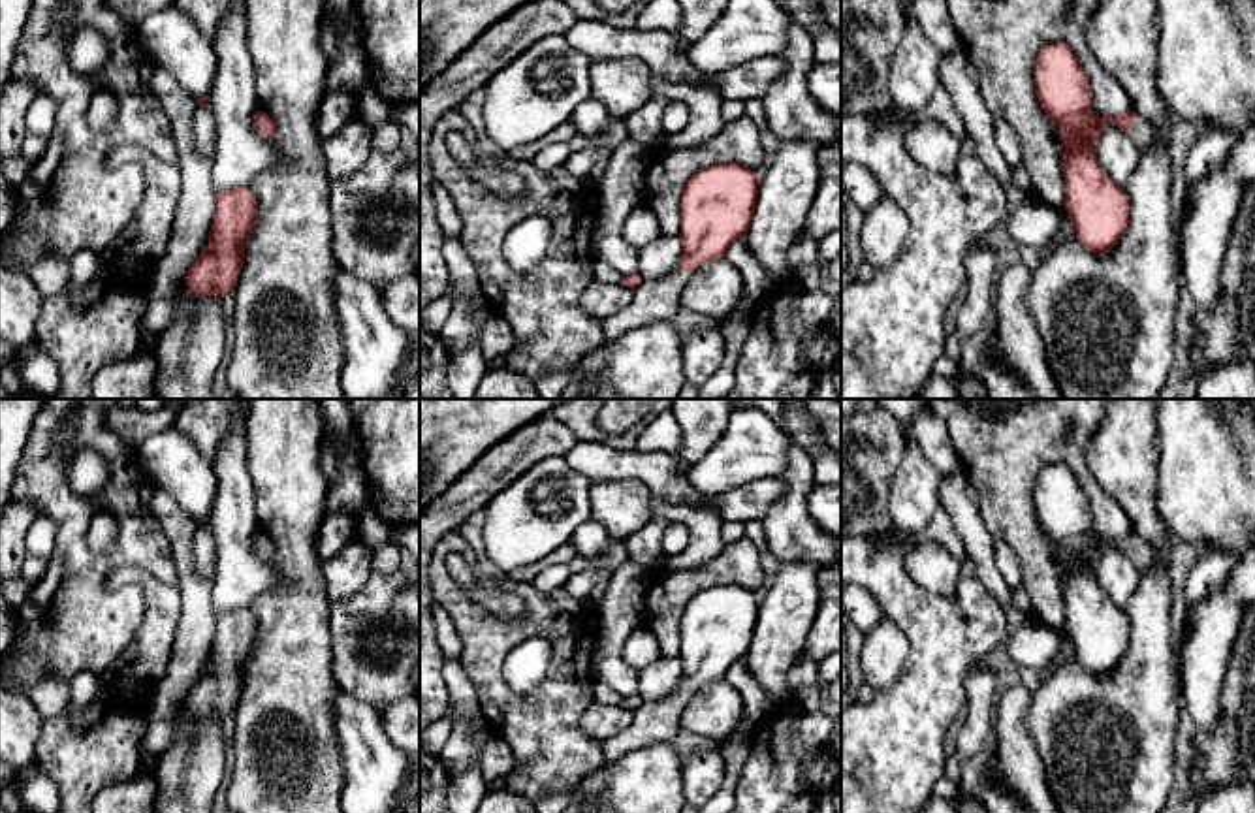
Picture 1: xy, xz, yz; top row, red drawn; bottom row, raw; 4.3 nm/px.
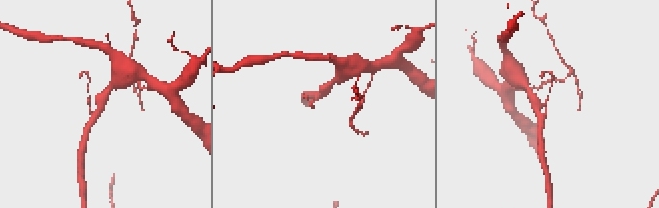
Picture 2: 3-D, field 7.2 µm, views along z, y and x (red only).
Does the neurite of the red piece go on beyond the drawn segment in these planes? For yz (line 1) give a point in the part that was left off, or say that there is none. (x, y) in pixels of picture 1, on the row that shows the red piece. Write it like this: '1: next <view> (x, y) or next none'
1: next yz (1144, 134)

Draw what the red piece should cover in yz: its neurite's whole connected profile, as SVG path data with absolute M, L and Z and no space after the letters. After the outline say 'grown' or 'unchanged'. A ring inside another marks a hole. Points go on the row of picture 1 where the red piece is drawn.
M1063 43L1044 45L1035 62L1035 92L1046 117L1059 126L1065 141L1063 177L1065 211L1080 243L1104 256L1121 239L1129 224L1129 198L1097 160L1097 141L1108 124L1129 134L1140 151L1157 143L1157 128L1133 111L1095 117L1089 79L1072 49Z; grown

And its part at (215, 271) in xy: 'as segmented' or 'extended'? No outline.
as segmented

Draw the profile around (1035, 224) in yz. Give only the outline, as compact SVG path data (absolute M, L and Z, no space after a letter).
M1041 199L1027 201L1010 209L1005 222L1010 239L1020 247L1031 247L1044 254L1065 231L1065 205L1046 205Z

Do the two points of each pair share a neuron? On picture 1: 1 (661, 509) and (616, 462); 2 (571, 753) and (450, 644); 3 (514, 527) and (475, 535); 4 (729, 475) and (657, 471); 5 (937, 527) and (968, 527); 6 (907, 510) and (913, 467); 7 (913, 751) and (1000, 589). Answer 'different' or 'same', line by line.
1: different
2: different
3: different
4: different
5: different
6: same
7: different

